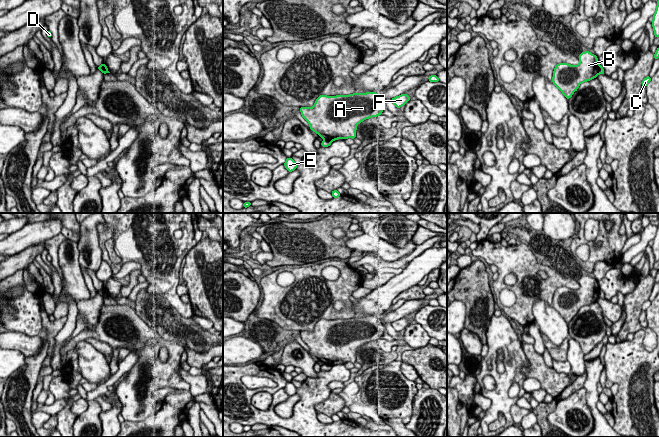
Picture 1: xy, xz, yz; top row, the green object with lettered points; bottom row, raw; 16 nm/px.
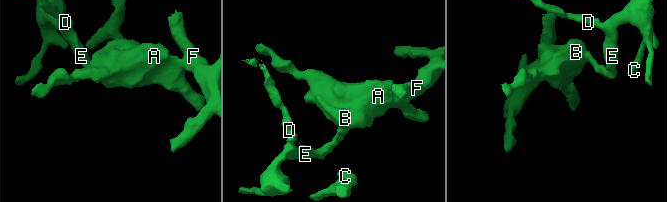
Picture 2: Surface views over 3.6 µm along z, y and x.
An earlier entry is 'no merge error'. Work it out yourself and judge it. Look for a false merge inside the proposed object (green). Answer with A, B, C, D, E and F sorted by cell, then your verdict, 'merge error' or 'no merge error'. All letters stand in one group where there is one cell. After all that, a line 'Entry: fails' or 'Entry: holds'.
A B F / C D E | merge error
Entry: fails

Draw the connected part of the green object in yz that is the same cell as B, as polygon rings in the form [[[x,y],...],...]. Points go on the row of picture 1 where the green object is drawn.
[[[586,51],[578,58],[578,65],[559,63],[554,68],[552,82],[567,99],[571,98],[581,83],[590,81],[599,74],[600,65],[596,55]]]

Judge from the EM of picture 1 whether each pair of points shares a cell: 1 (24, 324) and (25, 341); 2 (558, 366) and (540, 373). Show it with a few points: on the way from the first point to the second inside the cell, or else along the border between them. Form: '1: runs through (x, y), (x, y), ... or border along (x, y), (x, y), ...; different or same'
1: border along (14, 330), (30, 336), (40, 335); different
2: border along (552, 368), (567, 374); different

